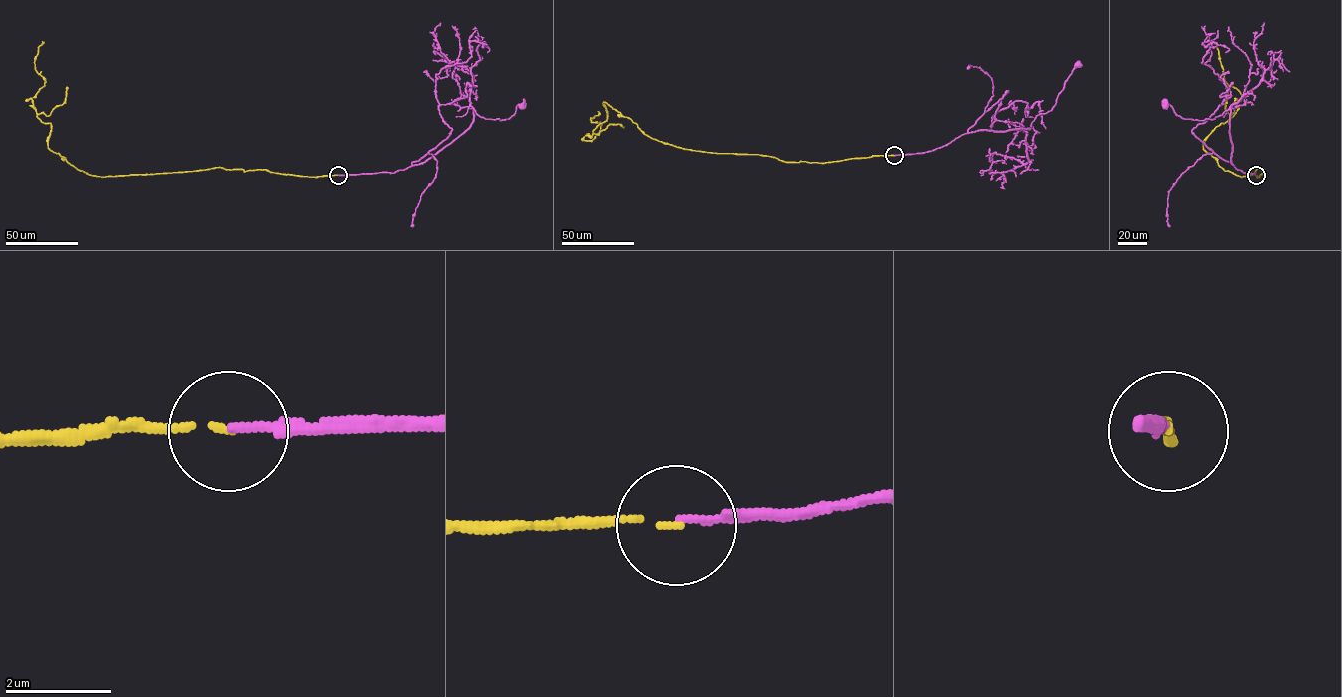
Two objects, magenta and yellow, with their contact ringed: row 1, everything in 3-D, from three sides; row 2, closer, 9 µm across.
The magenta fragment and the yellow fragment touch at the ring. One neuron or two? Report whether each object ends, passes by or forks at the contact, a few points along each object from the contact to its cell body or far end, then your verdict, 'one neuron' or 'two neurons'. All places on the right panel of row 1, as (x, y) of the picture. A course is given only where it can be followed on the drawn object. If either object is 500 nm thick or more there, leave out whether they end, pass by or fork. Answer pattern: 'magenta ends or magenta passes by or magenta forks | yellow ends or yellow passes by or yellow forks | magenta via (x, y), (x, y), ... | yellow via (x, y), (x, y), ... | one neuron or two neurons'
magenta ends | yellow ends | magenta via (1256, 175), (1237, 170), (1232, 163), (1230, 110), (1214, 119), (1199, 120), (1182, 118), (1169, 105), (1165, 106) | yellow via (1256, 175), (1264, 170), (1242, 177), (1224, 170), (1203, 149), (1242, 98), (1226, 82), (1212, 41) | one neuron

